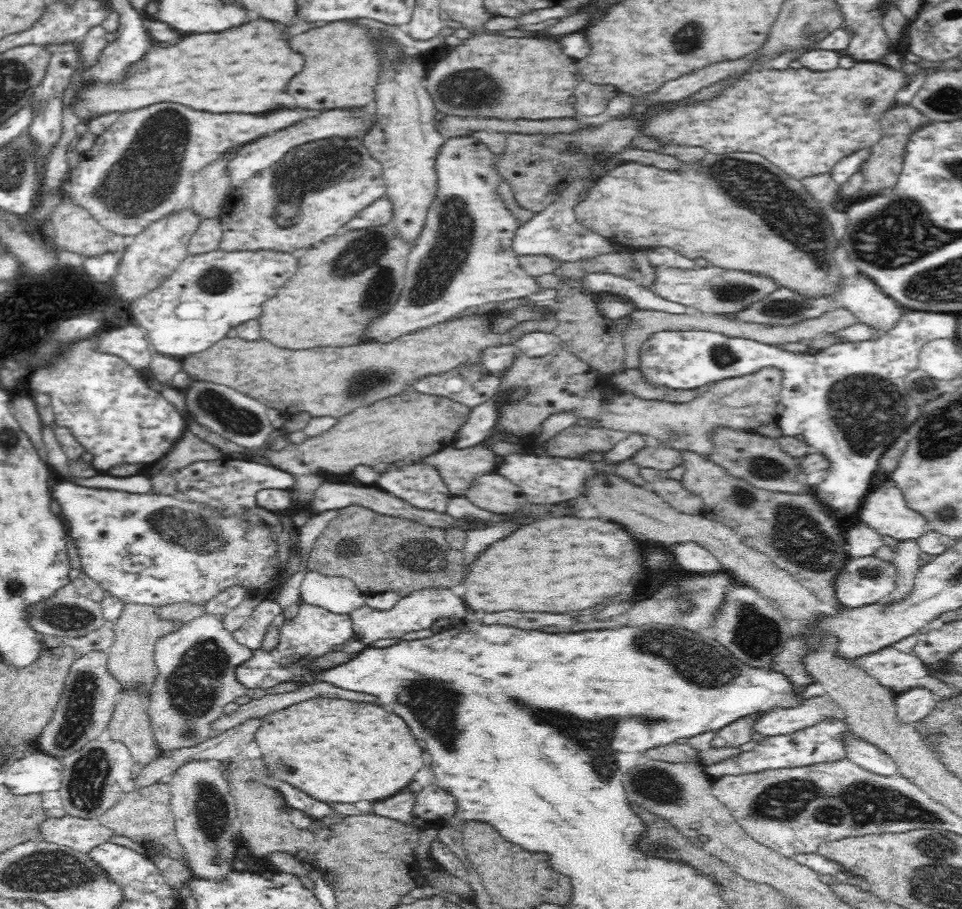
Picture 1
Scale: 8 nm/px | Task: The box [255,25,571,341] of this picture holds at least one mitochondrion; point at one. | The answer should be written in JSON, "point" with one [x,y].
{"point":[294,180]}

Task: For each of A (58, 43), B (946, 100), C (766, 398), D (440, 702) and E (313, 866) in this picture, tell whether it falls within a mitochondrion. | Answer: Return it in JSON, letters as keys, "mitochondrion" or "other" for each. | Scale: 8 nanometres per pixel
{"A":"other","B":"mitochondrion","C":"other","D":"mitochondrion","E":"other"}

